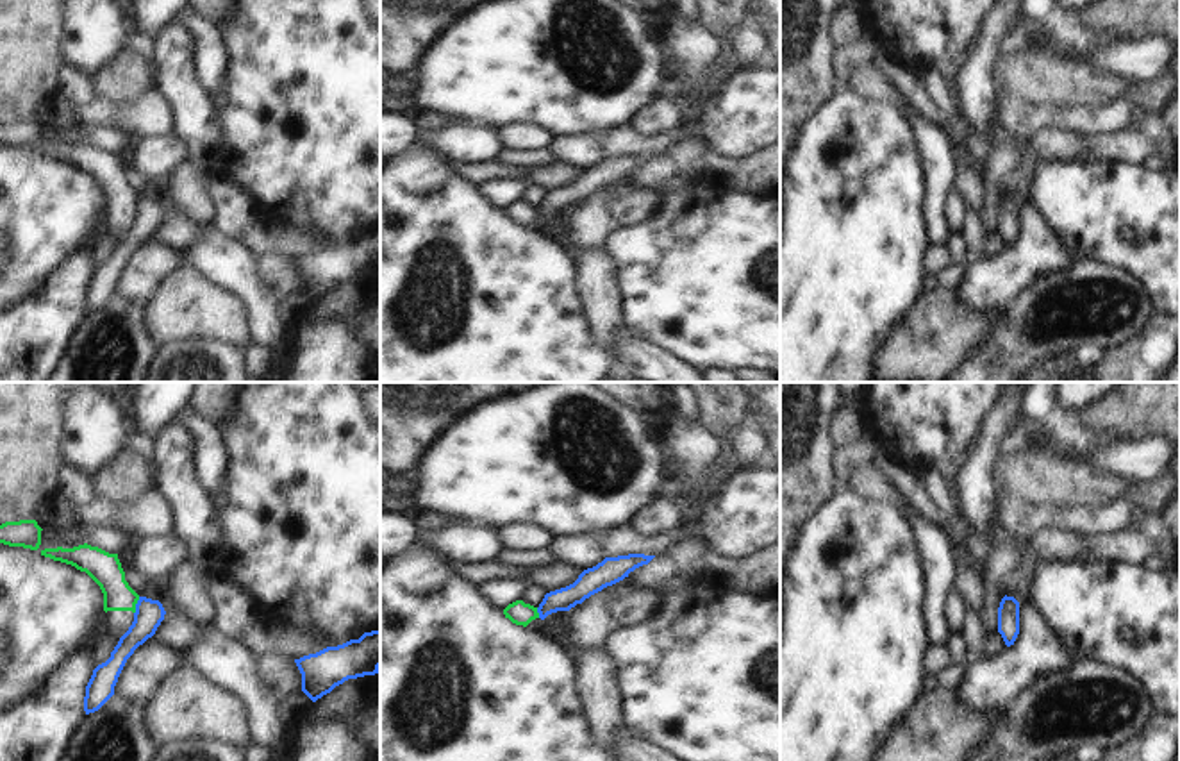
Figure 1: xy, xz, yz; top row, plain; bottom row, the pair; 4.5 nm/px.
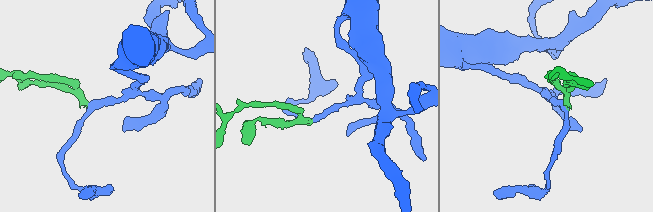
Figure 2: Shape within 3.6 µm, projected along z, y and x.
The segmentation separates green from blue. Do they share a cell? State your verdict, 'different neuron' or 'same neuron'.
different neuron

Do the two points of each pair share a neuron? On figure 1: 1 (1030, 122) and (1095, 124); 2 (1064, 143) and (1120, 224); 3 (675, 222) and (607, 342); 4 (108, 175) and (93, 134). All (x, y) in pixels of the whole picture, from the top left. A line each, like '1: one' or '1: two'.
1: one
2: two
3: two
4: two

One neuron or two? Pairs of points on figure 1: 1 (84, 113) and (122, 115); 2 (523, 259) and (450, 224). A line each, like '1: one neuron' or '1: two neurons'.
1: one neuron
2: one neuron

